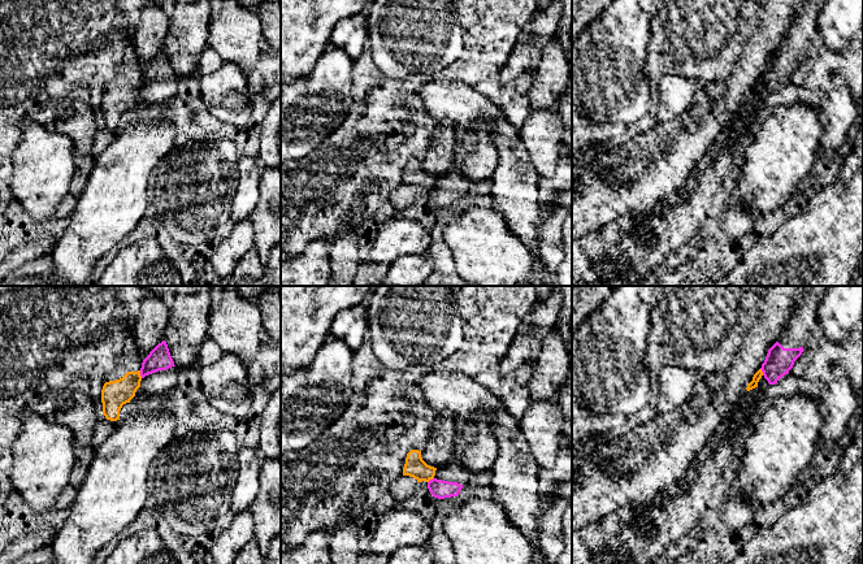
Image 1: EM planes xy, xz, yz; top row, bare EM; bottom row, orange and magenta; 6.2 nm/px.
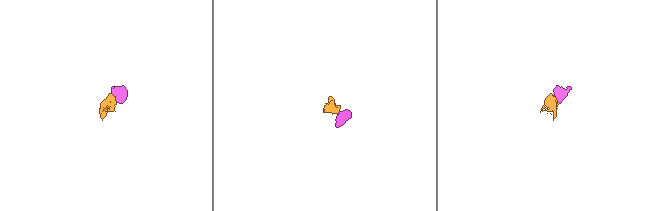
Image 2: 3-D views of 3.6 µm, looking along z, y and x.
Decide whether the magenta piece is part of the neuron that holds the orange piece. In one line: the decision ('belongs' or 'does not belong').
does not belong

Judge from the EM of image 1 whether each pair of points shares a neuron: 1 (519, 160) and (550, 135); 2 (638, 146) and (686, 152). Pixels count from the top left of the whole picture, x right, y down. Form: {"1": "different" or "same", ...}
{"1": "different", "2": "same"}

